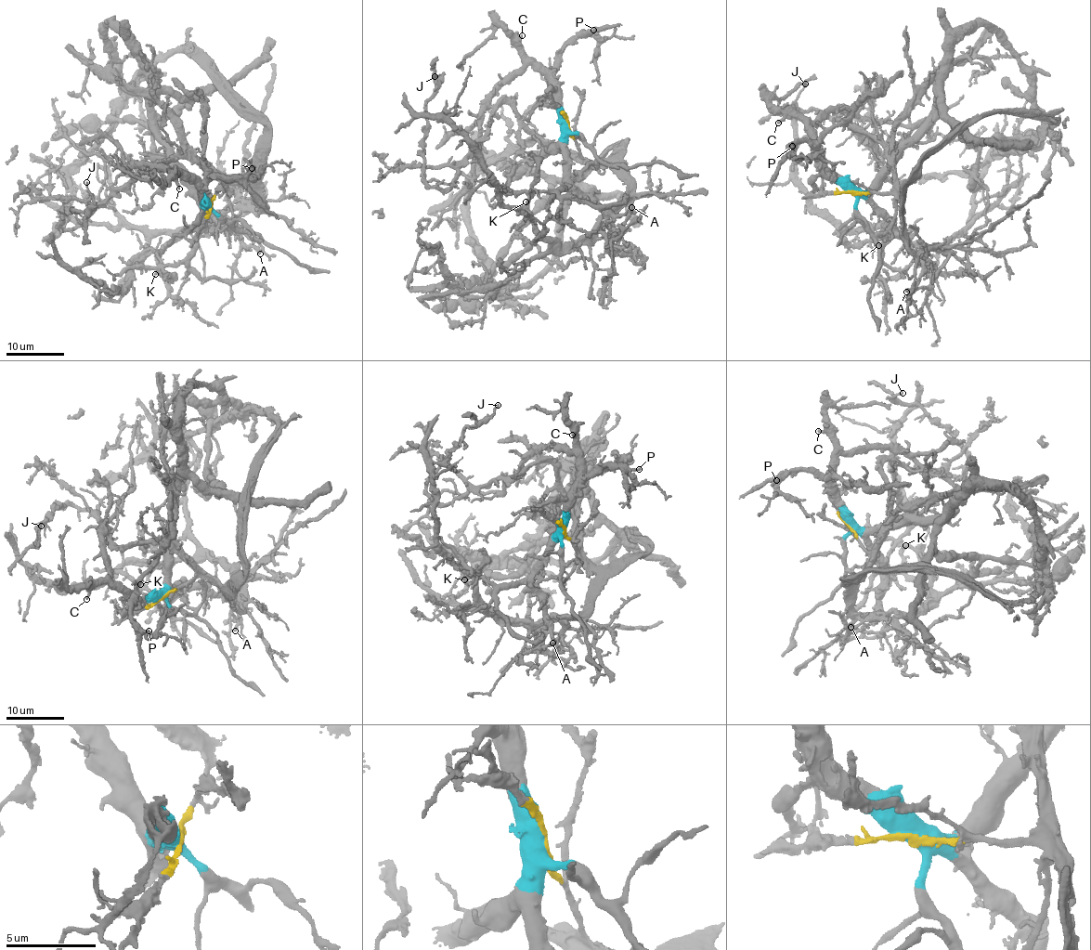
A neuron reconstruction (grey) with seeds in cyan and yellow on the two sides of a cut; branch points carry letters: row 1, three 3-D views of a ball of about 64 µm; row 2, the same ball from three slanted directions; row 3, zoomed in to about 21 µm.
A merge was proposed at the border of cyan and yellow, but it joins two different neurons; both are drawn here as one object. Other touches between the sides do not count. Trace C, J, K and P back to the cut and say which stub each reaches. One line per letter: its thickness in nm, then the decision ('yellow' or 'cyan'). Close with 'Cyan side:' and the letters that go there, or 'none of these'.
C: calibre 200 nm; cyan
J: calibre 160 nm; yellow
K: calibre 190 nm; cyan
P: calibre 200 nm; cyan
Cyan side: C, K, P

